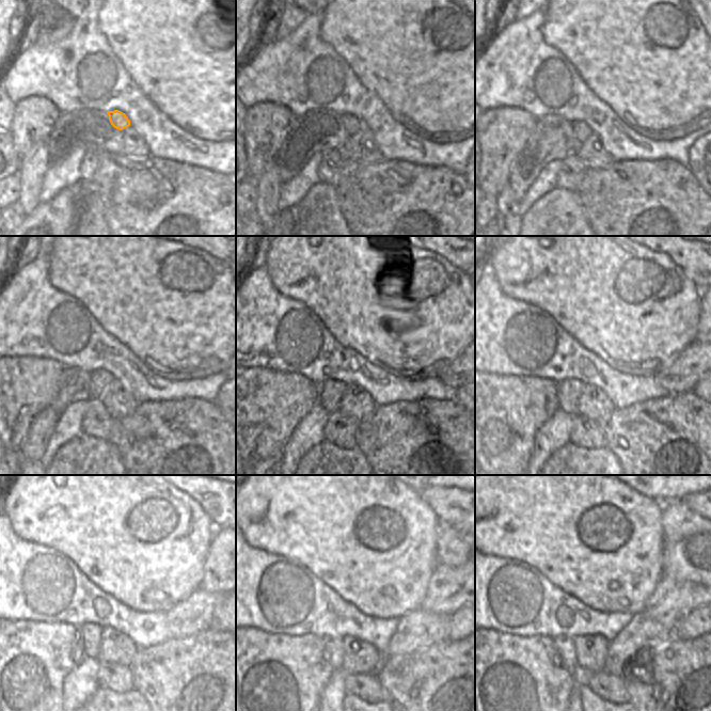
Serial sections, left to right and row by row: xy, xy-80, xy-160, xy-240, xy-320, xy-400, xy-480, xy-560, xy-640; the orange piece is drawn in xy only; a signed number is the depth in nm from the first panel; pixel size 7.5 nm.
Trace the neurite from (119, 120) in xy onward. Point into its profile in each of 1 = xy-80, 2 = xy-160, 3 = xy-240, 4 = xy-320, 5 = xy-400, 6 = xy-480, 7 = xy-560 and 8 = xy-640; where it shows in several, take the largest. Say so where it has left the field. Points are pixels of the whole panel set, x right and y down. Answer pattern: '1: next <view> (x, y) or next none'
1: next xy-80 (351, 124)
2: next xy-160 (580, 130)
3: next xy-240 (99, 380)
4: next xy-320 (331, 391)
5: next xy-400 (569, 390)
6: next xy-480 (91, 633)
7: next xy-560 (332, 645)
8: next xy-640 (565, 646)

